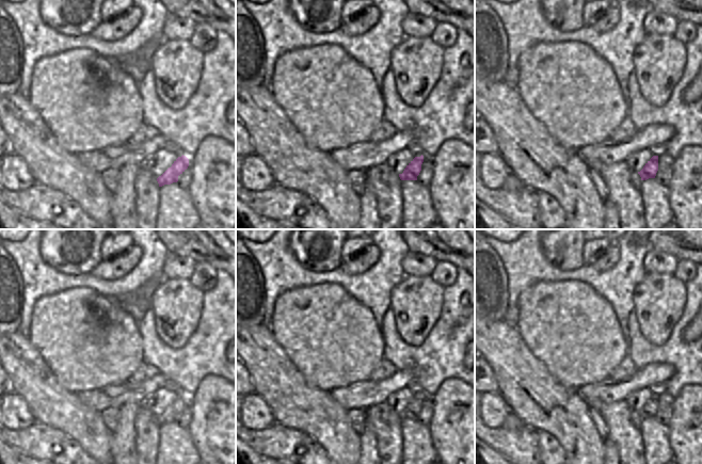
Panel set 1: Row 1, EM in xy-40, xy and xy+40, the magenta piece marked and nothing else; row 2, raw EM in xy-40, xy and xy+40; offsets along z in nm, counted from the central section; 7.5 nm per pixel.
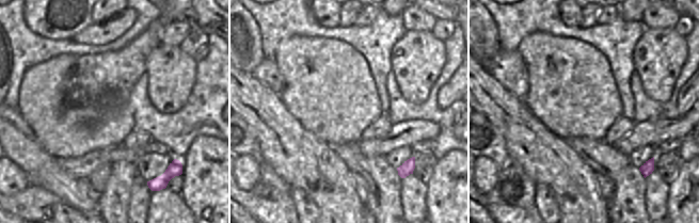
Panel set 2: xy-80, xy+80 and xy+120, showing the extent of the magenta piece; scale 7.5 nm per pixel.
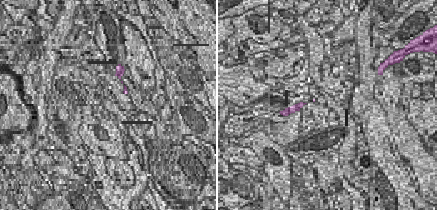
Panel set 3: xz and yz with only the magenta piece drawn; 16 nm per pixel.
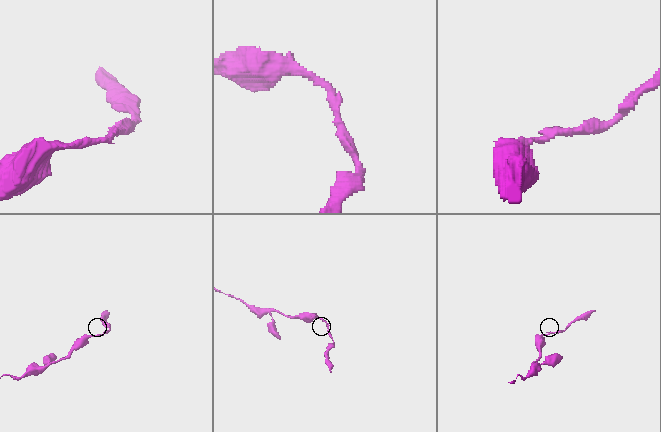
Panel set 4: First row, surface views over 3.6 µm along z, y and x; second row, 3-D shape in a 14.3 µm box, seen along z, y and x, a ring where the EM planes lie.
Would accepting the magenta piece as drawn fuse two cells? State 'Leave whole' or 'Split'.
Split

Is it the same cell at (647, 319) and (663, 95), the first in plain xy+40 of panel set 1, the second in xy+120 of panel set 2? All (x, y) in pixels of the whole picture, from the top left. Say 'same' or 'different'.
same

